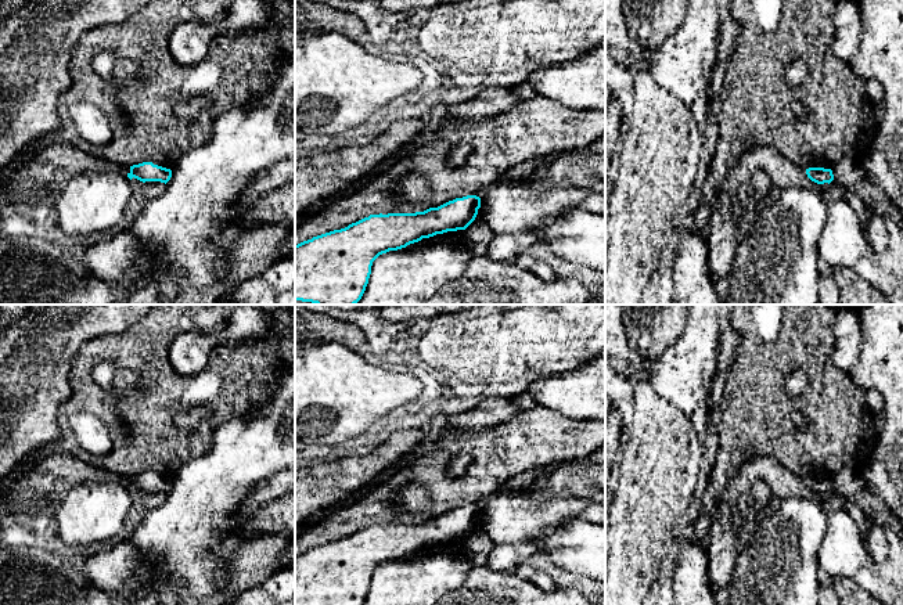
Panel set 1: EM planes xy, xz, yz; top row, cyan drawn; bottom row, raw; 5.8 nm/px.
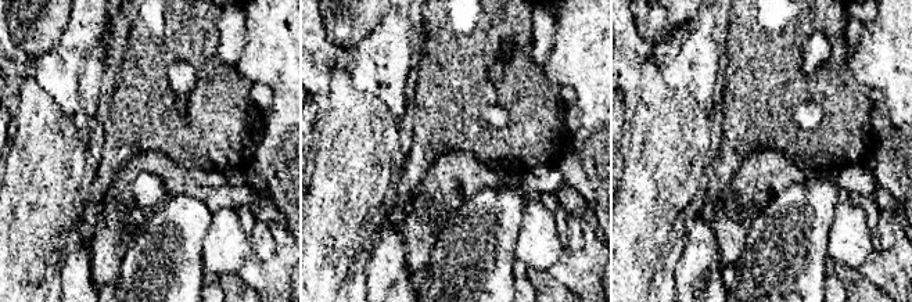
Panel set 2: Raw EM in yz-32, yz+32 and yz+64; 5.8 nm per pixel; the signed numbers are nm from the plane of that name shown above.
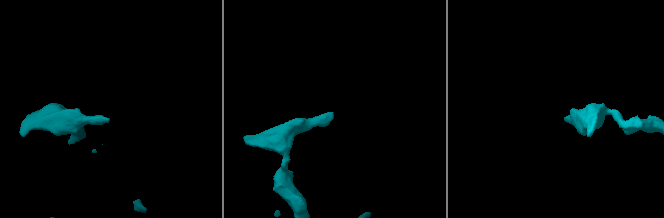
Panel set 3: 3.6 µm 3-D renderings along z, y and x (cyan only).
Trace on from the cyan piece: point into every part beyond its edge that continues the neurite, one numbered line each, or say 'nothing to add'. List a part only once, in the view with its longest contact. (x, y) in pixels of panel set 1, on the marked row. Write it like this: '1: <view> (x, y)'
nothing to add

